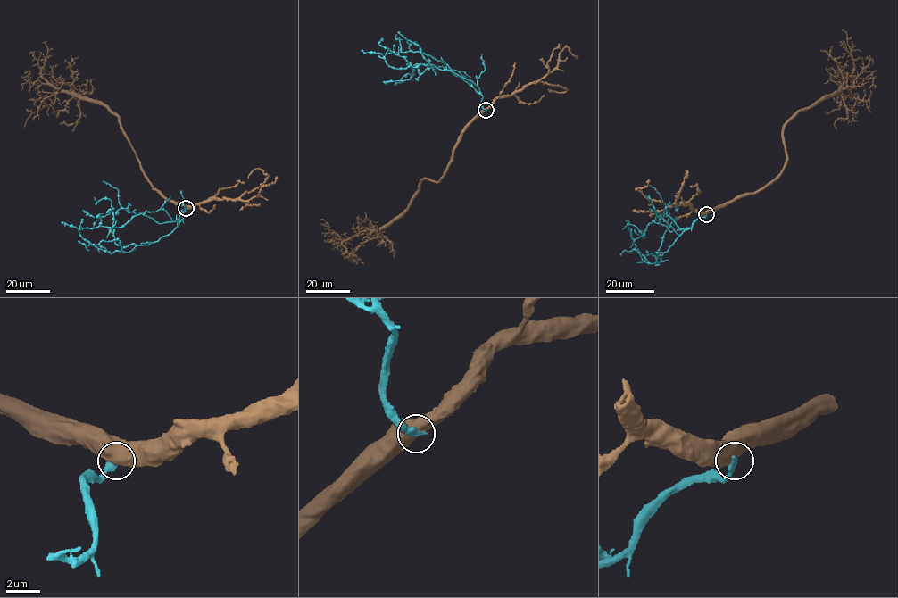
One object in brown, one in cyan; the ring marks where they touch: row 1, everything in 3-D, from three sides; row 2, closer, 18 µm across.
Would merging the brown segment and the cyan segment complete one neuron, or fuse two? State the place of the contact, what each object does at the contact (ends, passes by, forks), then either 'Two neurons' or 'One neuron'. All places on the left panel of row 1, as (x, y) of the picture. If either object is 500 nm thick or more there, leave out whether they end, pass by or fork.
Place: (186, 208). Two neurons

